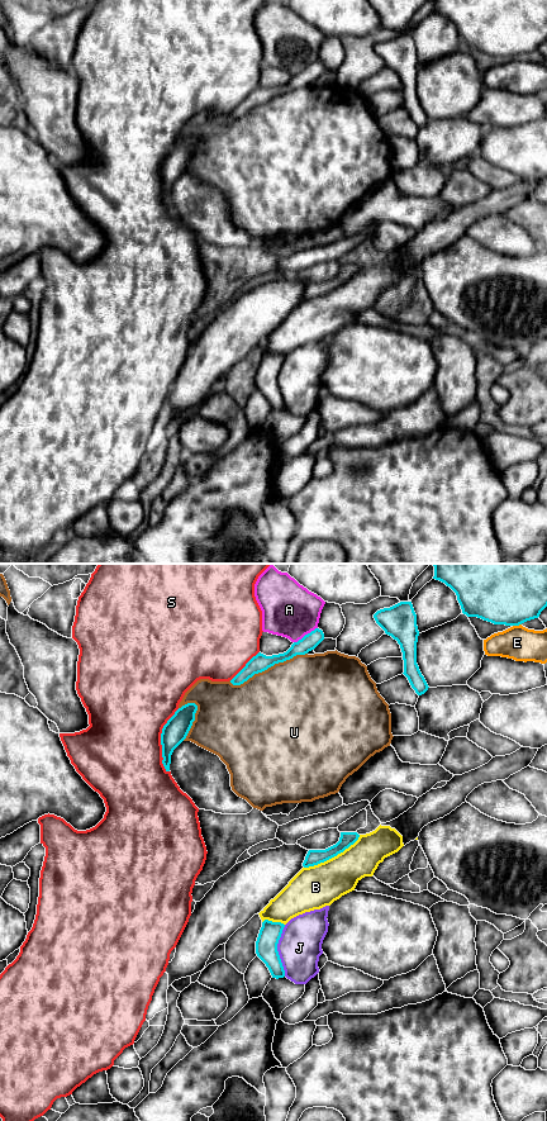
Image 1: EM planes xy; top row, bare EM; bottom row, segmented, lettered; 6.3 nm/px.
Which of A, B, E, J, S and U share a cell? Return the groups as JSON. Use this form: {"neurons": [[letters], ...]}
{"neurons": [["A"], ["B"], ["E"], ["J"], ["S"], ["U"]]}

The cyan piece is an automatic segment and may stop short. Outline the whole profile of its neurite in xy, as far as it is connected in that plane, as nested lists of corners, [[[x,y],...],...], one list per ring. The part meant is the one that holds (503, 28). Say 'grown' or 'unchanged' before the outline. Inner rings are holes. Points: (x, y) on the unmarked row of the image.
unchanged; [[[434,0],[433,11],[456,25],[463,47],[494,57],[519,58],[547,39],[547,0]]]

